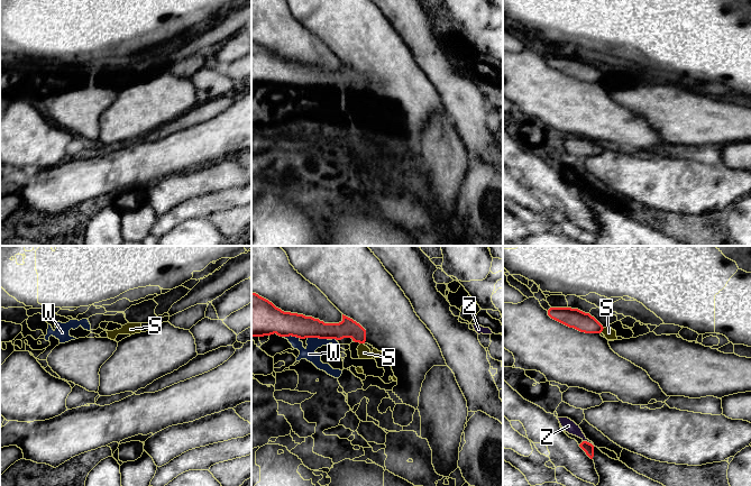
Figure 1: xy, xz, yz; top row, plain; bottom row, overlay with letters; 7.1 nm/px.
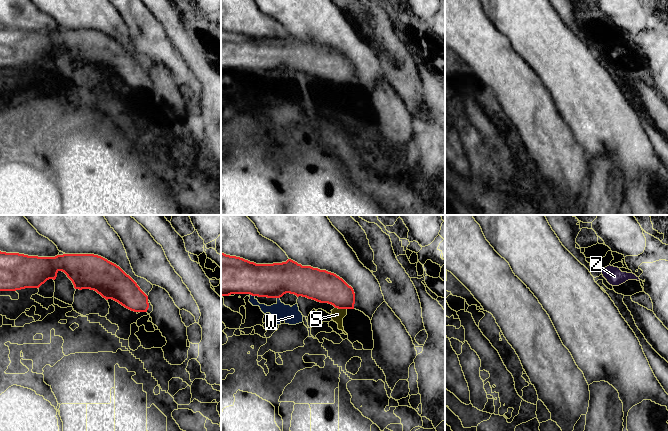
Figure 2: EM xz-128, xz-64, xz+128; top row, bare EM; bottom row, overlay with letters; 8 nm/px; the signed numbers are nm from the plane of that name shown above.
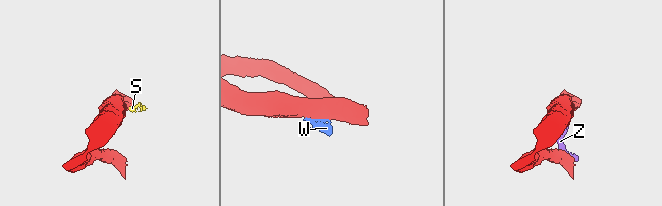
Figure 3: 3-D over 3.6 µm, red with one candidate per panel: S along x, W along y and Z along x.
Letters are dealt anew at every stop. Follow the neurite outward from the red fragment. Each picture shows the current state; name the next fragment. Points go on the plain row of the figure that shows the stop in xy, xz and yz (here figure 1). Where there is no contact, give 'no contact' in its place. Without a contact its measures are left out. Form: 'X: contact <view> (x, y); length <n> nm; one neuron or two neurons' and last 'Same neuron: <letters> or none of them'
S: contact yz (602, 79); length 40 nm; two neurons
W: contact xz (318, 85); length 140 nm; two neurons
Z: contact yz (588, 191); length 100 nm; two neurons
Same neuron: none of them

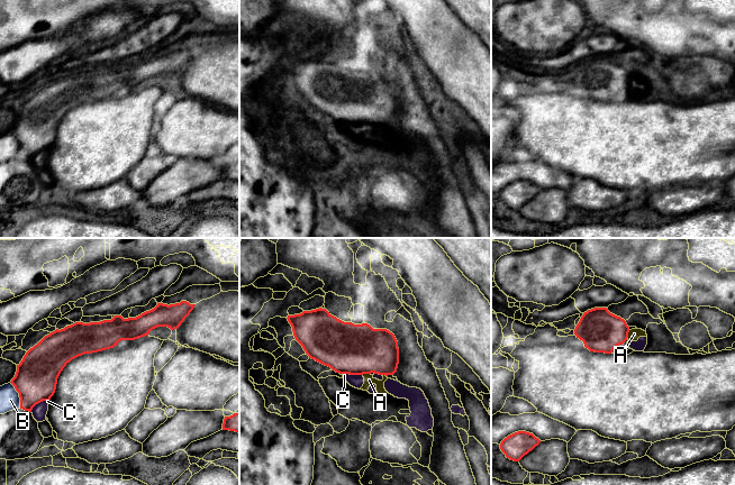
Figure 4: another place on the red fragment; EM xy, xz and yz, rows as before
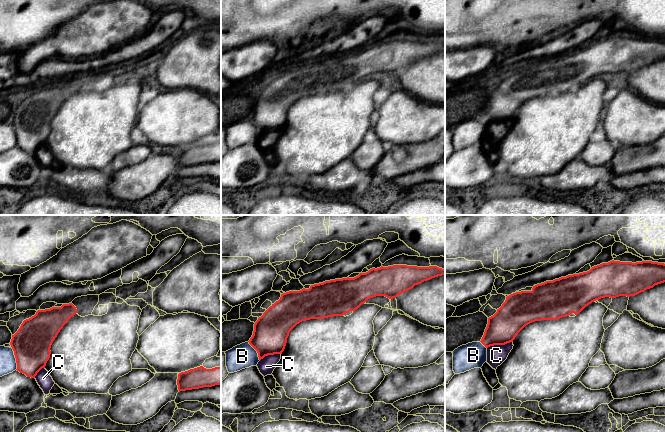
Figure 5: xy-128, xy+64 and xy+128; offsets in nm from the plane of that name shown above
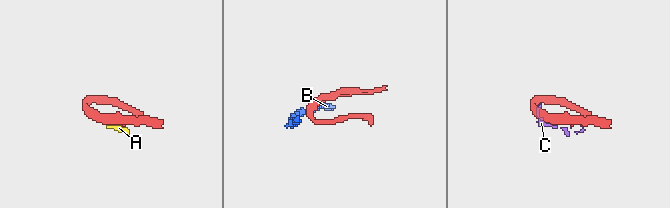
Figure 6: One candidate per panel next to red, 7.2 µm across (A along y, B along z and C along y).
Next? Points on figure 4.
A: contact yz (627, 83); length 70 nm; two neurons
B: contact xy (19, 143); length 200 nm; two neurons
C: contact xz (353, 122); length 140 nm; two neurons
Same neuron: none of them

